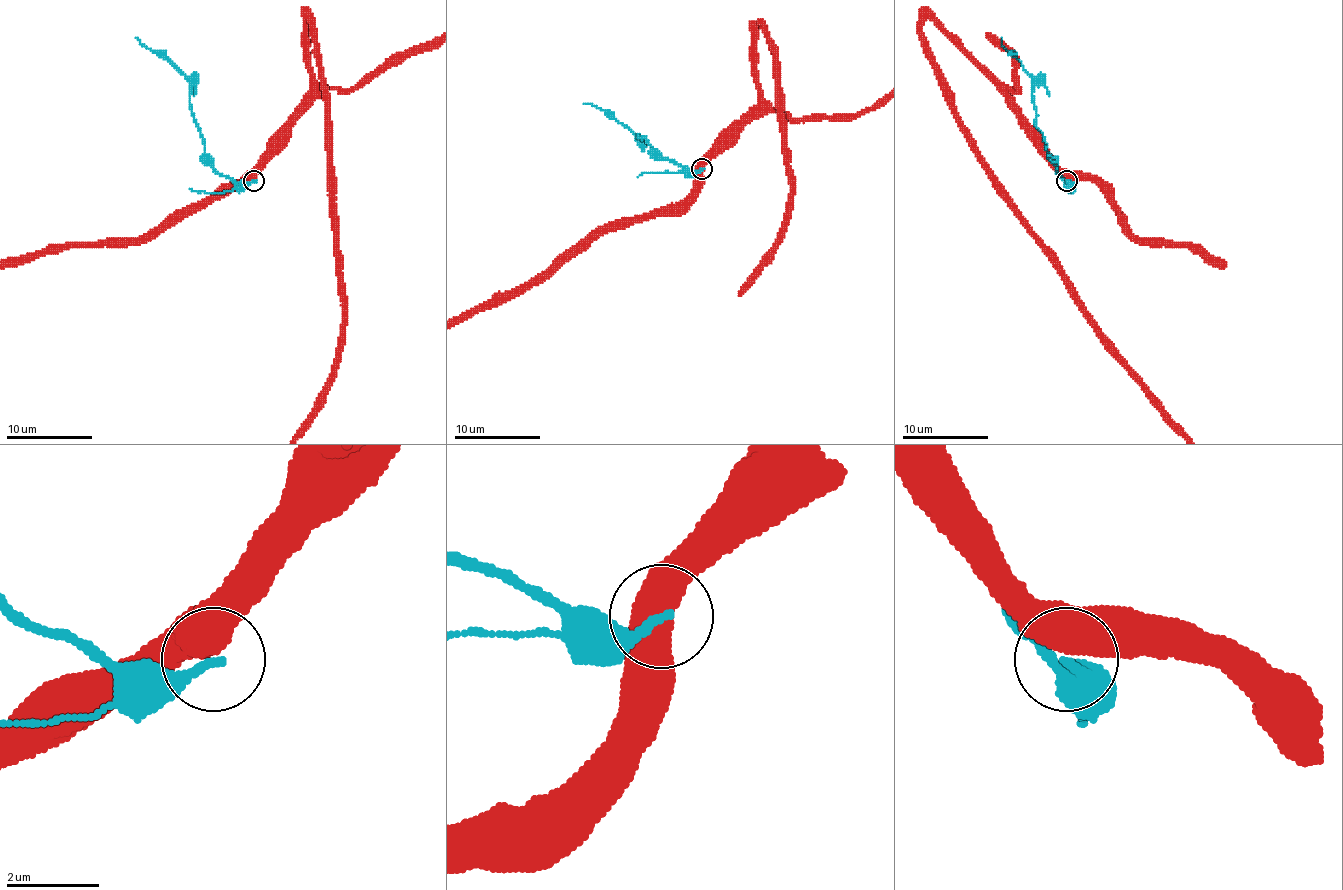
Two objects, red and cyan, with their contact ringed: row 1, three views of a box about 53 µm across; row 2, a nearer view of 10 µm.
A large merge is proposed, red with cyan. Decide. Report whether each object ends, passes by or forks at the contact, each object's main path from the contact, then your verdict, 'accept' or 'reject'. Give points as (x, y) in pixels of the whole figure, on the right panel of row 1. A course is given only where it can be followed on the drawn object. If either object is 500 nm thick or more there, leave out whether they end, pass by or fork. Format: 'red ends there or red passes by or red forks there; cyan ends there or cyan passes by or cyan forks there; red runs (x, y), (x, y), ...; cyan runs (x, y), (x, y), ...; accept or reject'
cyan runs (1066, 180), (1047, 152), (1044, 137), (1036, 126), (1034, 80), (1008, 50), (1001, 37); reject

